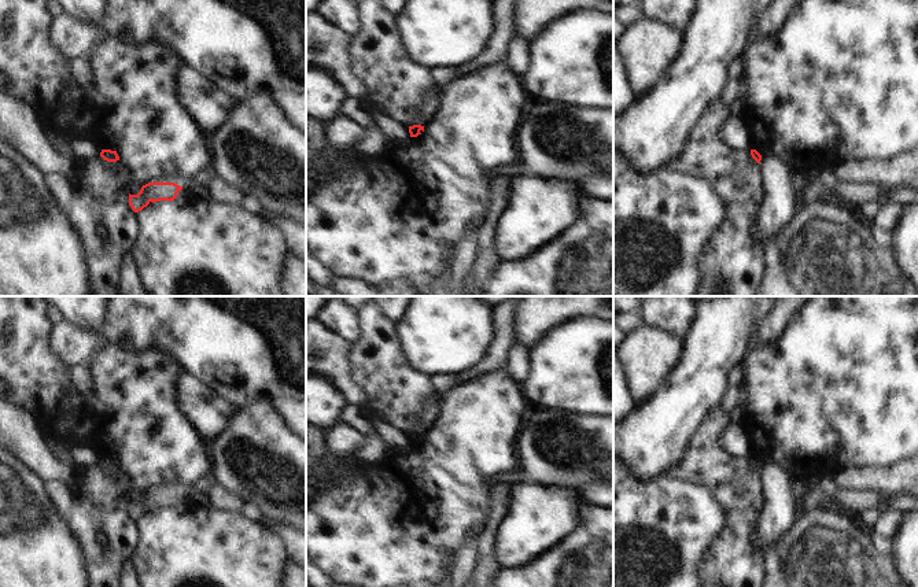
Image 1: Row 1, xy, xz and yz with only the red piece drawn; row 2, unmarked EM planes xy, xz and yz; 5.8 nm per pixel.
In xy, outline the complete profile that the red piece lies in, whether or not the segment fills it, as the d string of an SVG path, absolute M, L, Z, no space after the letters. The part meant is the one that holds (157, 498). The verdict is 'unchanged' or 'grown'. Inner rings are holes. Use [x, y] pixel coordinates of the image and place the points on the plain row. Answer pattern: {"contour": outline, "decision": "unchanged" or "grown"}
{"contour": "M161 484L156 490L148 490L141 494L137 502L129 501L129 513L134 520L141 518L151 509L167 507L188 502L192 487L181 484Z", "decision": "grown"}

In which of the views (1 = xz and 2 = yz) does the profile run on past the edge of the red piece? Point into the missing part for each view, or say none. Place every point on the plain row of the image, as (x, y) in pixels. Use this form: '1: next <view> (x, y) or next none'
1: next none
2: next none

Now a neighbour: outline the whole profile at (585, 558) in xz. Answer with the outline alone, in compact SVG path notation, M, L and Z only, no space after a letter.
M583 506L579 528L561 544L523 568L504 569L490 587L613 587L613 507Z

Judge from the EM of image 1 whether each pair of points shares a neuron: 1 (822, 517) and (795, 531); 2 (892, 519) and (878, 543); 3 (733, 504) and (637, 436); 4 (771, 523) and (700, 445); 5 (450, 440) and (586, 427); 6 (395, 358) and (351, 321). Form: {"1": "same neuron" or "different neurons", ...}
{"1": "same neuron", "2": "different neurons", "3": "different neurons", "4": "different neurons", "5": "different neurons", "6": "different neurons"}

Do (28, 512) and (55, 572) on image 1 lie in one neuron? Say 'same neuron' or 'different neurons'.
same neuron

